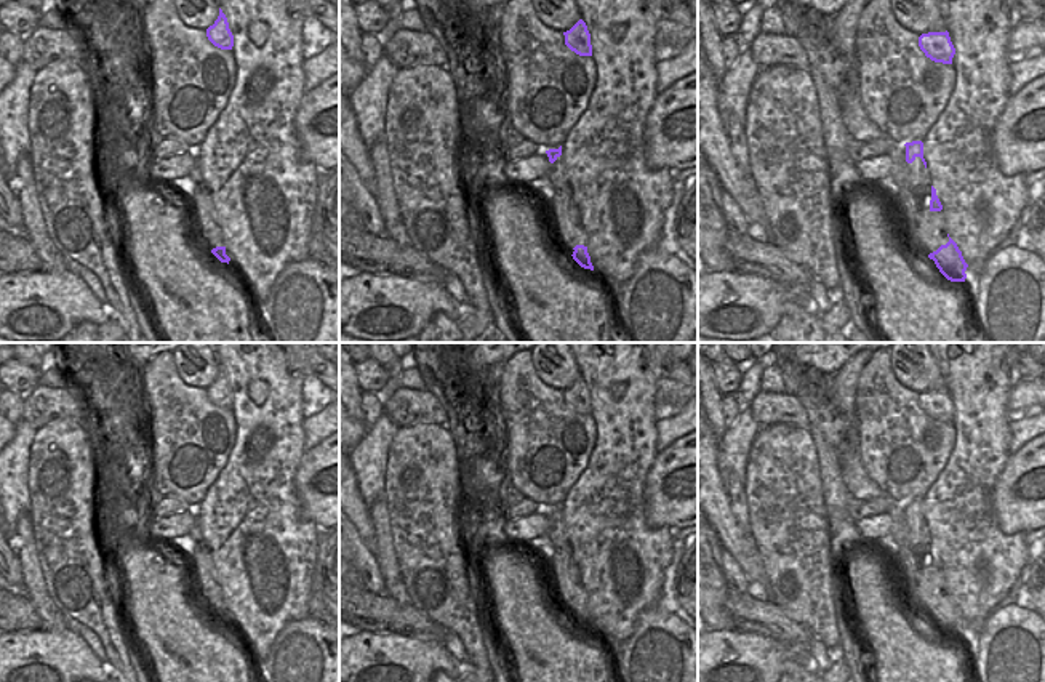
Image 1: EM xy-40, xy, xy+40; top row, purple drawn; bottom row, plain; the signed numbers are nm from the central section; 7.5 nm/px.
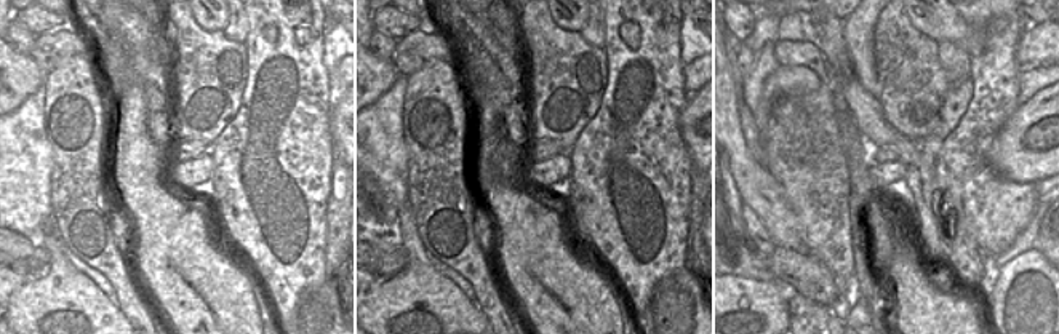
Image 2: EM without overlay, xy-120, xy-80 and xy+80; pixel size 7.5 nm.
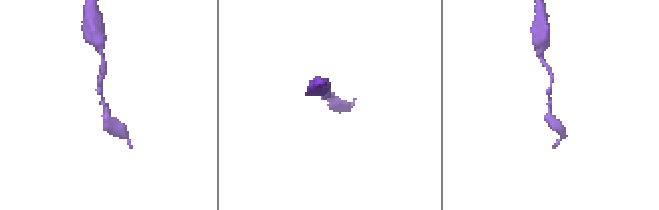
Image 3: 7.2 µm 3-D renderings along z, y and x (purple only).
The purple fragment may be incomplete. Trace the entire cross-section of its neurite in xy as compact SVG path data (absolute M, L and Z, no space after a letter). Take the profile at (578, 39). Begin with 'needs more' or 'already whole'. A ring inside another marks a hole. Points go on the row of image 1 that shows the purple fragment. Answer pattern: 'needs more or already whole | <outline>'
already whole | M583 19L563 32L565 45L579 56L592 56L591 34Z

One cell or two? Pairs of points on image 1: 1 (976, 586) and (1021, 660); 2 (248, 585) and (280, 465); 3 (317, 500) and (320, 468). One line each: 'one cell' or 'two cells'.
1: two cells
2: one cell
3: one cell

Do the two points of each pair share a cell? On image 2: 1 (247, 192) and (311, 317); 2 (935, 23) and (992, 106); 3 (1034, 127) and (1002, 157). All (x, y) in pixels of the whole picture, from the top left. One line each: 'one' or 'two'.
1: two
2: two
3: one

